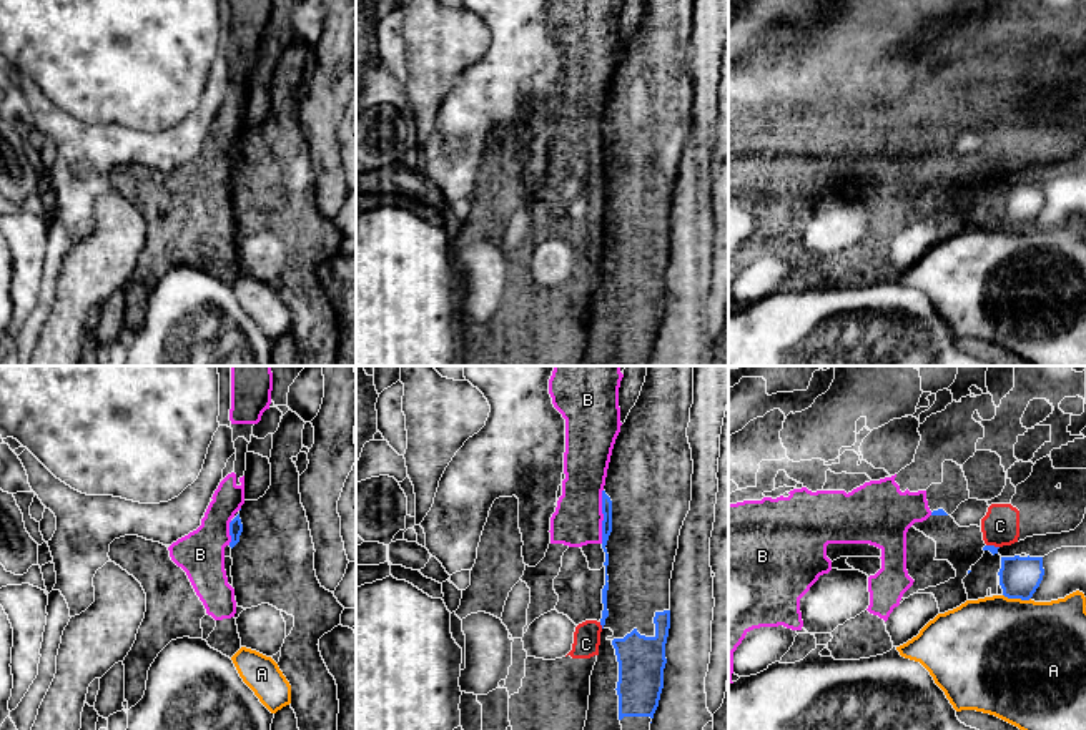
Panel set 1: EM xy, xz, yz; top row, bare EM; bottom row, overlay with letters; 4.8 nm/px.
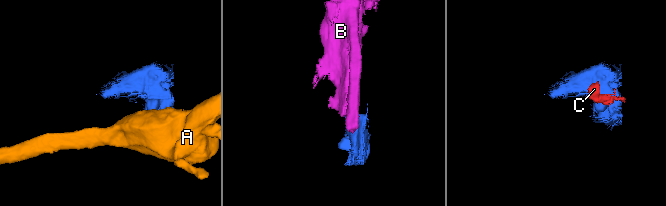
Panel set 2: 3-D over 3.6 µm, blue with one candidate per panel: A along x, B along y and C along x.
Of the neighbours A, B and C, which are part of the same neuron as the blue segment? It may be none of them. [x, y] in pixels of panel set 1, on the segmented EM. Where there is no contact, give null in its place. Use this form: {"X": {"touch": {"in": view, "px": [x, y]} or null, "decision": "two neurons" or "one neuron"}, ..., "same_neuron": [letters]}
{"A": {"touch": {"in": "yz", "px": [1016, 597]}, "decision": "two neurons"}, "B": {"touch": {"in": "xz", "px": [604, 516]}, "decision": "two neurons"}, "C": {"touch": {"in": "xz", "px": [601, 624]}, "decision": "two neurons"}, "same_neuron": []}

